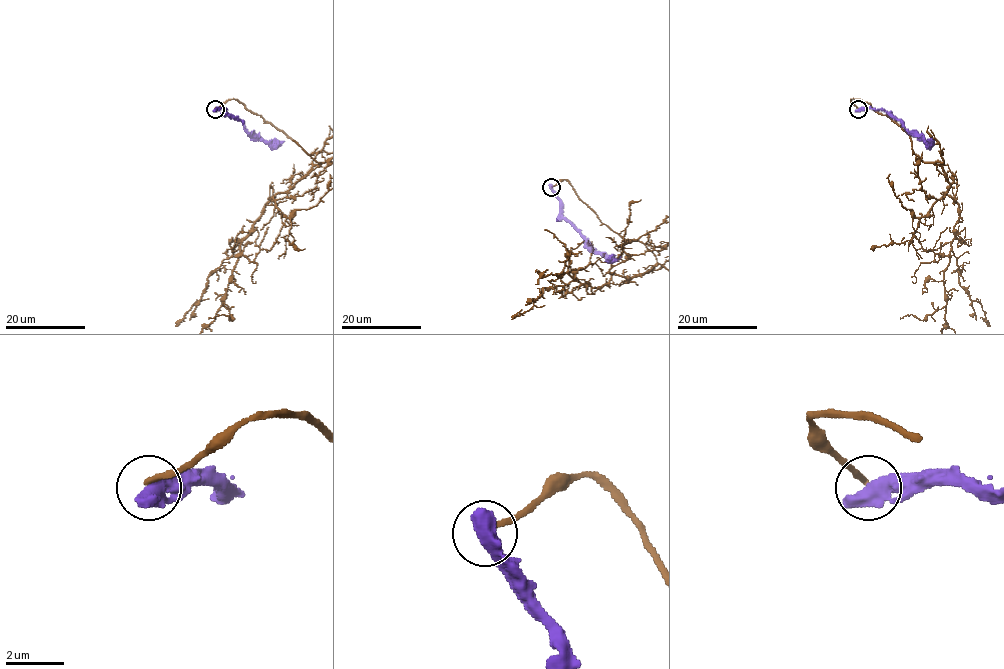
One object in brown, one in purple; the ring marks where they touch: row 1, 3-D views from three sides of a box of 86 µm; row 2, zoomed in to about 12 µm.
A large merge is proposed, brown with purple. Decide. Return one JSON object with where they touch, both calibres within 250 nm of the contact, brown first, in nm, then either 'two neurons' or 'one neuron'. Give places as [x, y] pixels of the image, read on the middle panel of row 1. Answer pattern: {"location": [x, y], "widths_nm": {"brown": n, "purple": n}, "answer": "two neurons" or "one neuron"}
{"location": [551, 187], "widths_nm": {"brown": 170, "purple": 750}, "answer": "two neurons"}

